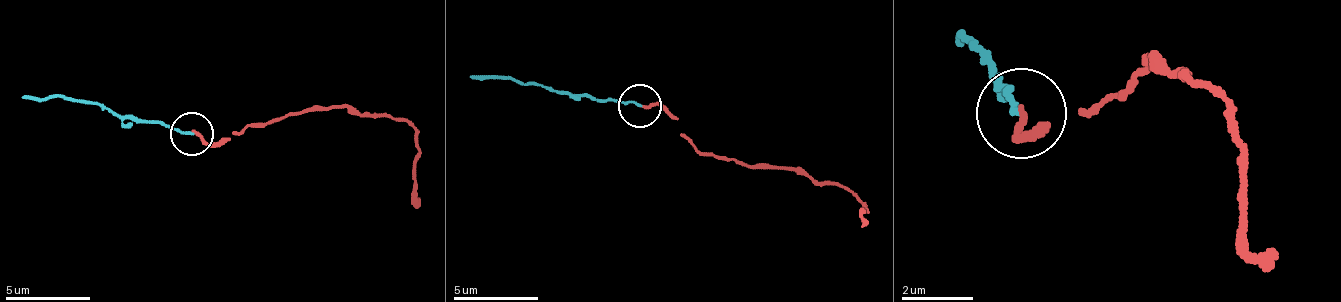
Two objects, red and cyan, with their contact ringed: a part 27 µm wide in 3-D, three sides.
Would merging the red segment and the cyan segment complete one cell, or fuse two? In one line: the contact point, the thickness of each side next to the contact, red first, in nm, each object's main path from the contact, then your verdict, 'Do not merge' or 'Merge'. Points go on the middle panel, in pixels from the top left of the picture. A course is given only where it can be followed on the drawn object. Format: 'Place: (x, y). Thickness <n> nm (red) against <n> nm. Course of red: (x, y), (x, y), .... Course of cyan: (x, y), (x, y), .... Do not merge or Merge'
Place: (640, 106). Thickness 190 nm (red) against 130 nm. Course of red: (641, 105), (666, 109), (700, 152), (837, 181), (866, 207), (866, 224). Course of cyan: (641, 105), (568, 96), (543, 83), (471, 75). Merge

